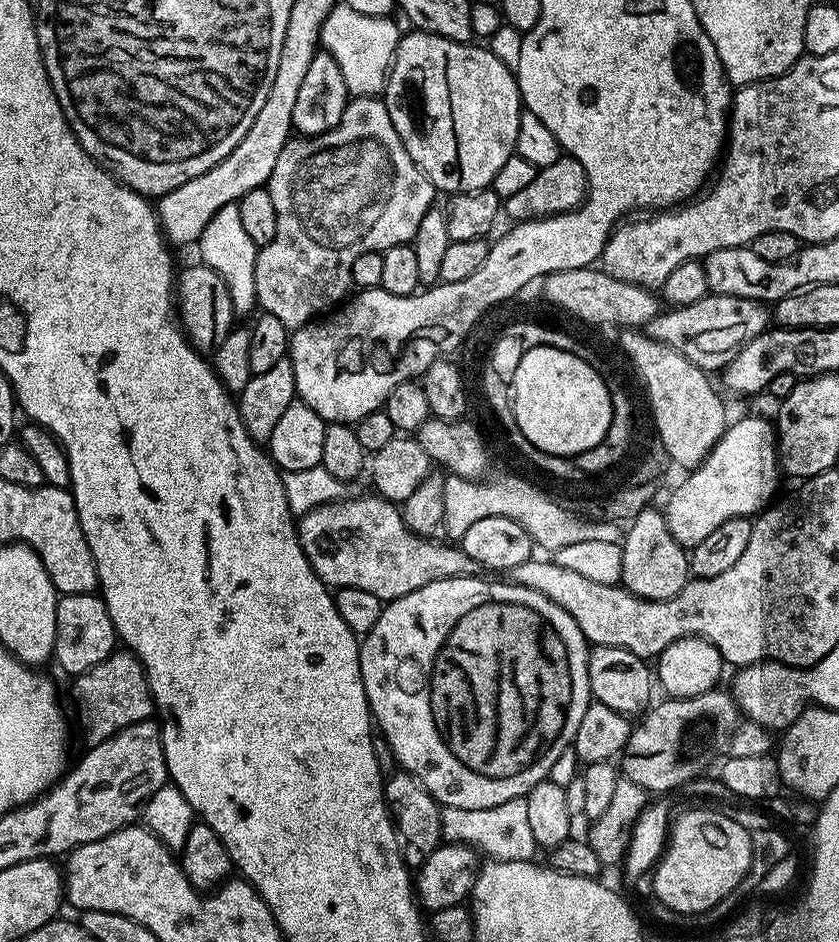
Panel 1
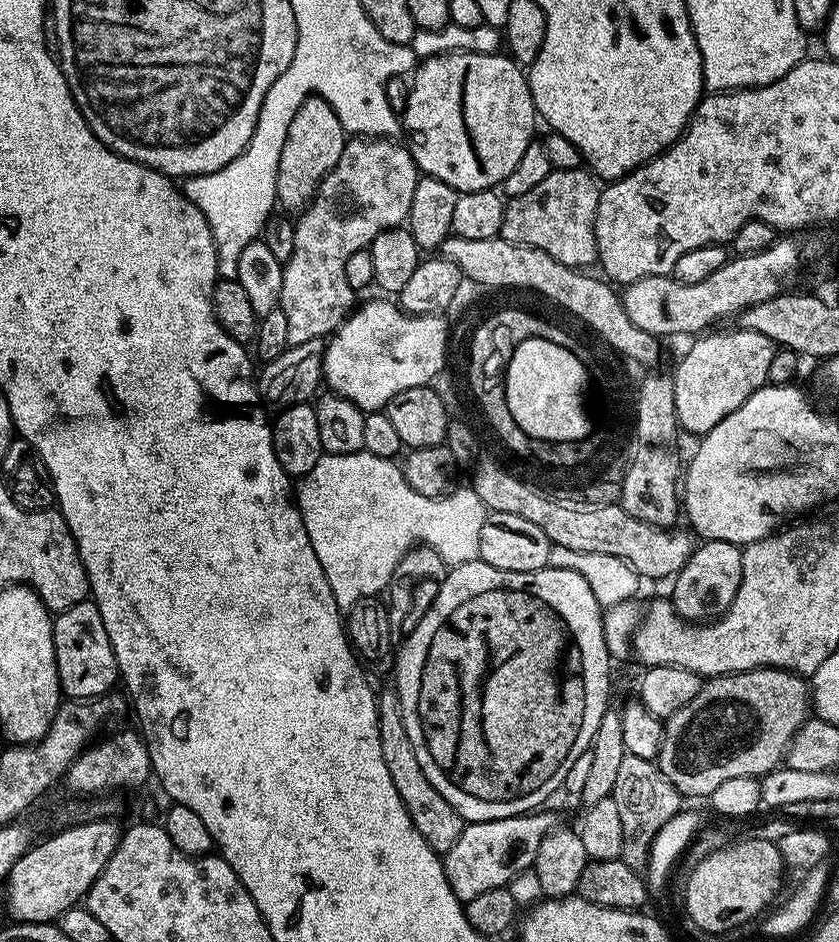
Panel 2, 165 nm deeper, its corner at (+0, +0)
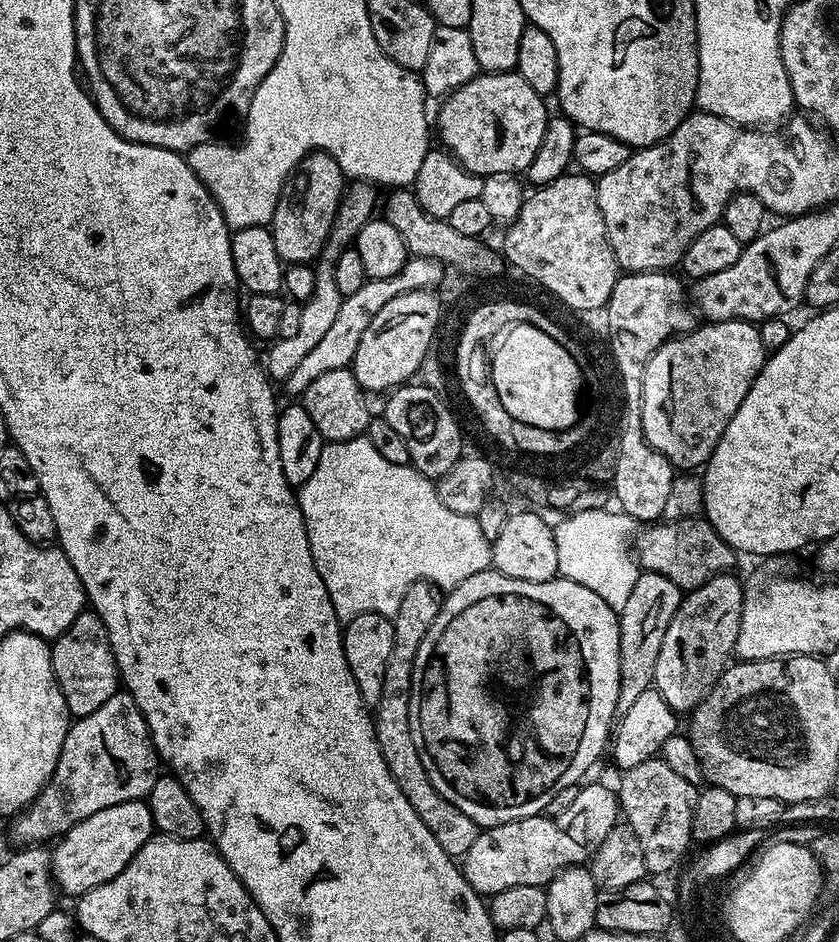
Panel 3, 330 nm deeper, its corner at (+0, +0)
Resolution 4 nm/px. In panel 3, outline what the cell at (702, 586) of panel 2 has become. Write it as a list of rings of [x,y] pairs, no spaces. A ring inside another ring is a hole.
[[[732,574],[710,578],[702,586],[691,589],[683,597],[677,612],[666,627],[665,638],[658,653],[658,662],[654,671],[654,687],[666,698],[666,702],[677,714],[691,713],[704,695],[716,685],[716,679],[728,667],[736,650],[736,639],[742,618],[744,605],[744,584],[736,581]]]

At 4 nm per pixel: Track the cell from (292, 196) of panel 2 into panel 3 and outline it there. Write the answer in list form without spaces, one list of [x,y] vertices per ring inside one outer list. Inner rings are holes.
[[[312,152],[298,162],[280,191],[270,225],[274,246],[285,265],[312,264],[315,256],[319,257],[323,253],[345,187],[344,172],[330,153]]]

